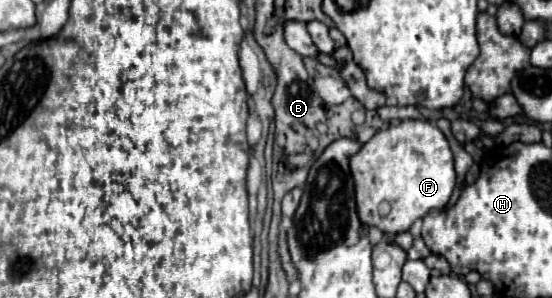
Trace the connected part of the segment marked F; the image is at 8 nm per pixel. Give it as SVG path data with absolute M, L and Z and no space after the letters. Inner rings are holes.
M402 120L398 124L388 126L386 130L378 130L366 144L362 144L358 154L350 158L350 170L356 186L356 206L360 220L366 226L378 226L384 234L392 236L406 232L414 224L414 220L424 218L430 210L442 210L456 186L454 156L450 144L442 130L428 120ZM382 200L388 200L392 206L386 216L380 216L378 212Z

